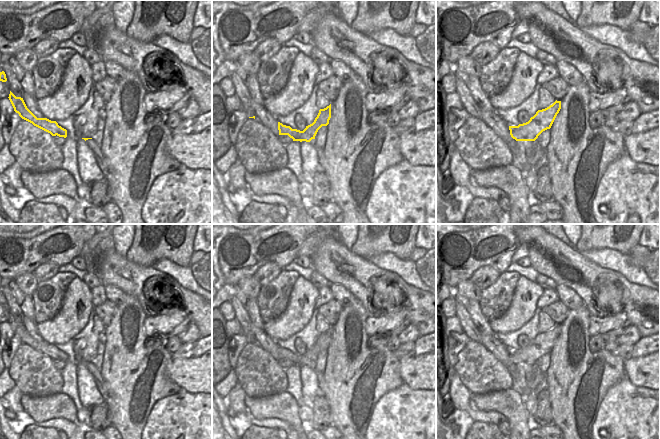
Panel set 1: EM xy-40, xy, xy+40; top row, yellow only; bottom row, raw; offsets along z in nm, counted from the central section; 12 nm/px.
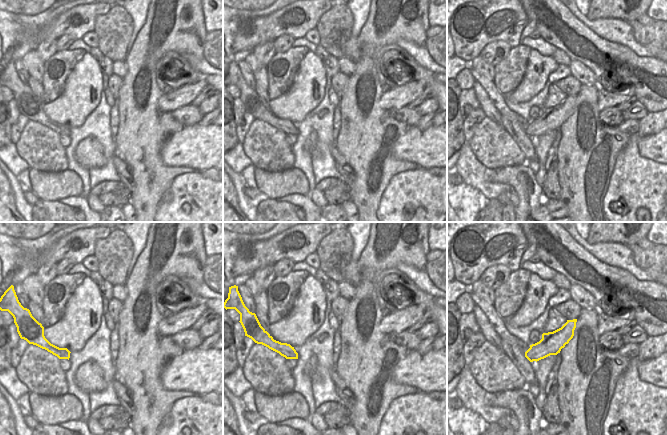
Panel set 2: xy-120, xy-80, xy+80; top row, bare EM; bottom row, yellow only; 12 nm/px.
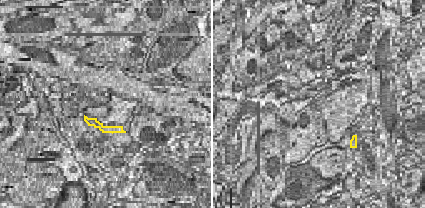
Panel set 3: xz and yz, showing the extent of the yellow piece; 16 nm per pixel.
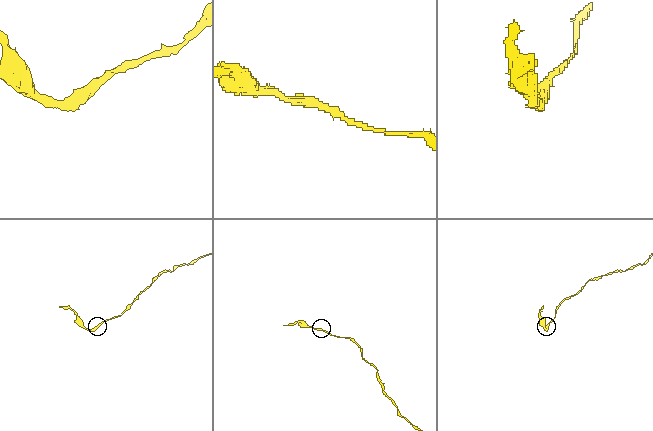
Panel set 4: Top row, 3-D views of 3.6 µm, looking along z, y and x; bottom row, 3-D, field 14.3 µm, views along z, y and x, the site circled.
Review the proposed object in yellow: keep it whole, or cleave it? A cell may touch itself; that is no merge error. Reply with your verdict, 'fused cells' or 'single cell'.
fused cells

